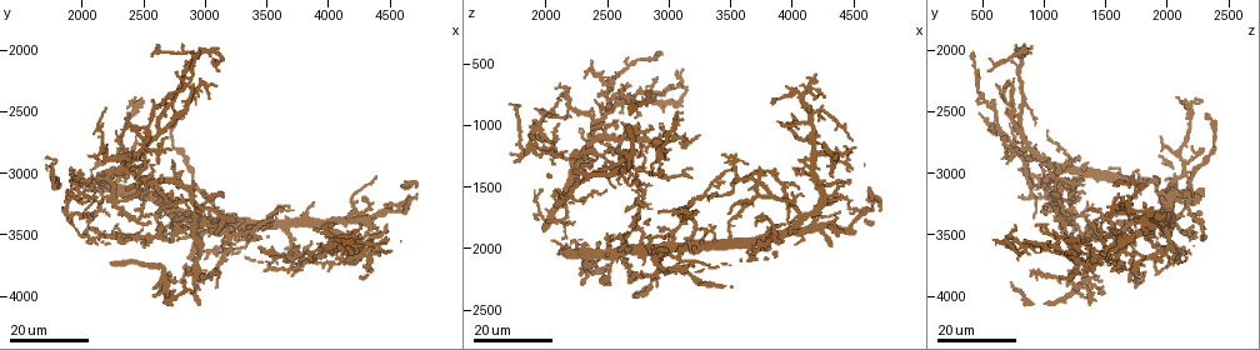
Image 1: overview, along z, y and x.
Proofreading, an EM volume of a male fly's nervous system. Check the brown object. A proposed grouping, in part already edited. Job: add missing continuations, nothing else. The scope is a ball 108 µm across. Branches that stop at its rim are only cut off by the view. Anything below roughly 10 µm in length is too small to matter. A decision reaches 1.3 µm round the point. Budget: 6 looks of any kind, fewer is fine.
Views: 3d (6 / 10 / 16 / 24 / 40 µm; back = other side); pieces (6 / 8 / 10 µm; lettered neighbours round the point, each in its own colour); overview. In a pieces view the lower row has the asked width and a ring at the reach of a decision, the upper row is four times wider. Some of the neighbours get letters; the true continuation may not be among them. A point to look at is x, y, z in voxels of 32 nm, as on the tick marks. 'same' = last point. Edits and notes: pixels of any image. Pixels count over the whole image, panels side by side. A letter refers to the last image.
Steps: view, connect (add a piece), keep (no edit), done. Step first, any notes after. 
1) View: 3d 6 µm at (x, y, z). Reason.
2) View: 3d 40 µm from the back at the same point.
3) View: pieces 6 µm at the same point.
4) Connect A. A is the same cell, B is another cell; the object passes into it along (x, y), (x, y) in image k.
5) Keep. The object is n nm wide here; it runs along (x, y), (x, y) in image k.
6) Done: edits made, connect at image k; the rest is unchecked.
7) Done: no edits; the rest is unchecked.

View: 3d 24 µm at (3860, 3680, 780). End of a long branch.

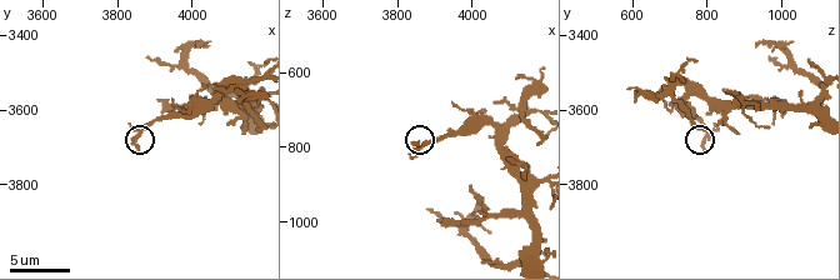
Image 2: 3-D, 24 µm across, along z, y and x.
View: pieces 10 µm at (3850, 3700, 800).

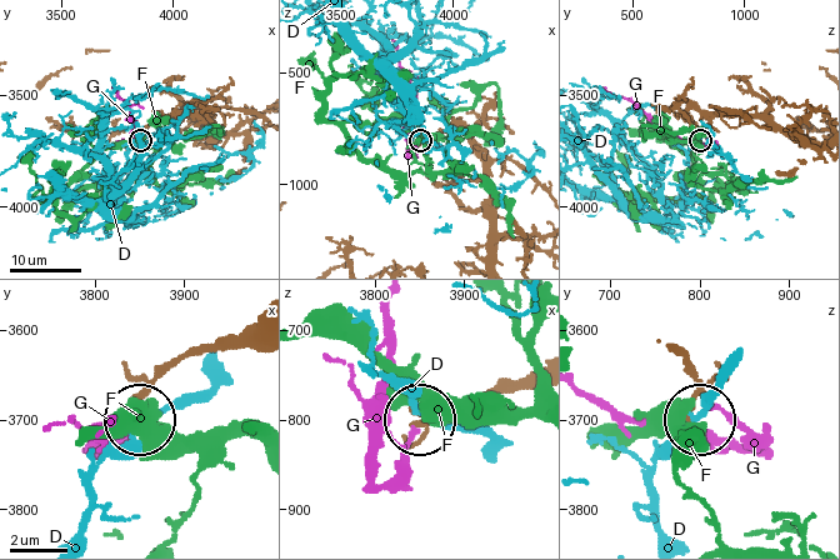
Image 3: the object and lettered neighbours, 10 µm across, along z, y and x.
Keep. D, F and G are other cells; it runs along (671, 343), (698, 385), (693, 419) in image 3; none of them fits.

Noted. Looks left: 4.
View: 3d 24 µm at (2100, 3200, 780).

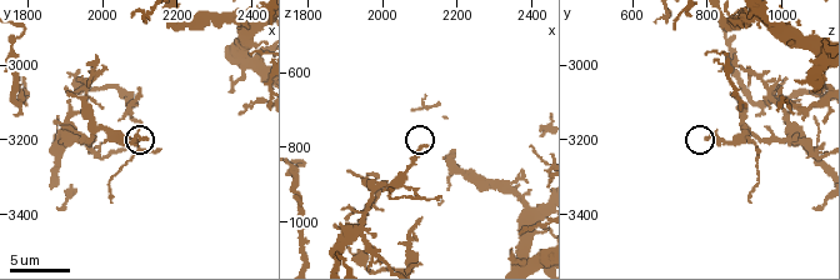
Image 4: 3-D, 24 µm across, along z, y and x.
View: pieces 6 µm at (2120, 3190, 790). What lies round it.

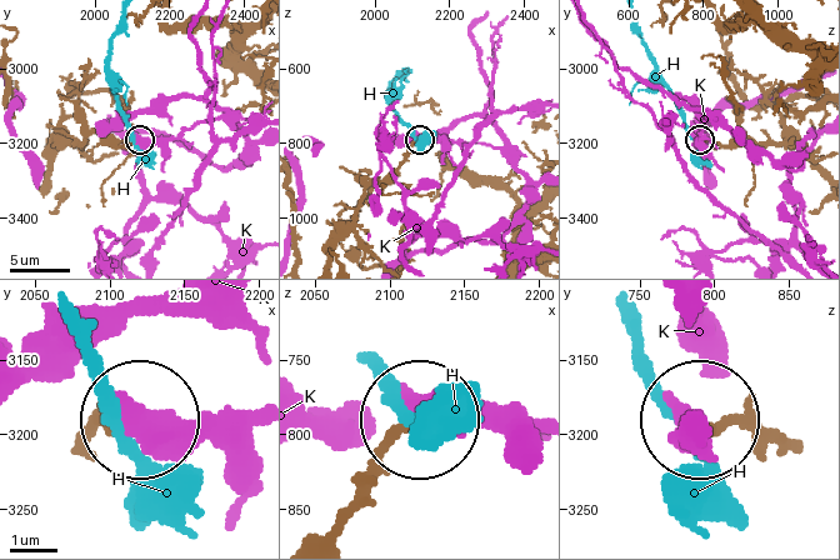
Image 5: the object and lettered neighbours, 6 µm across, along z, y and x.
Keep. H and K are other cells; none of them fits.

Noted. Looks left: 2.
View: 3d 16 µm at (2860, 3340, 1020). Branch stops here.

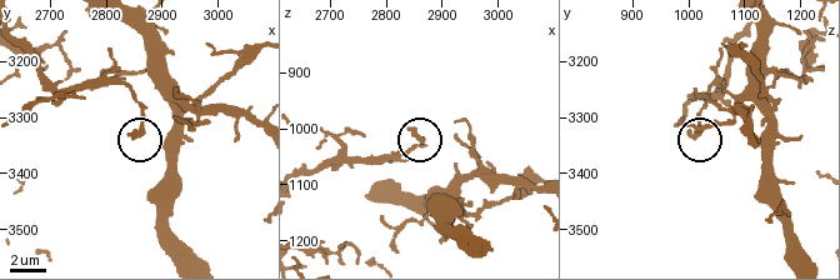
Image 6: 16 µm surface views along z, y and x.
View: pieces 10 µm at (2840, 3335, 1000).

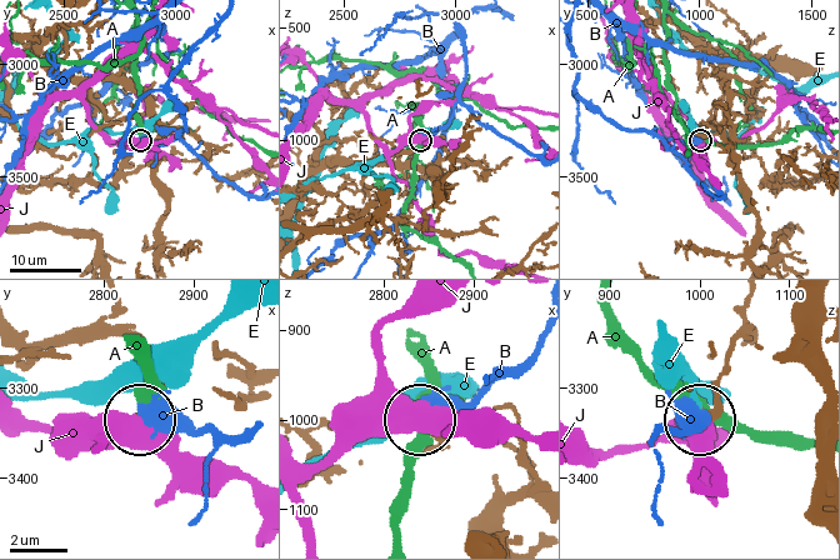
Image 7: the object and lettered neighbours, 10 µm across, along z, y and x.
Keep. A, B, E and J are other cells; no lettered piece goes on from it.

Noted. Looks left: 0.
Done: no edits; the rest is unchecked.

